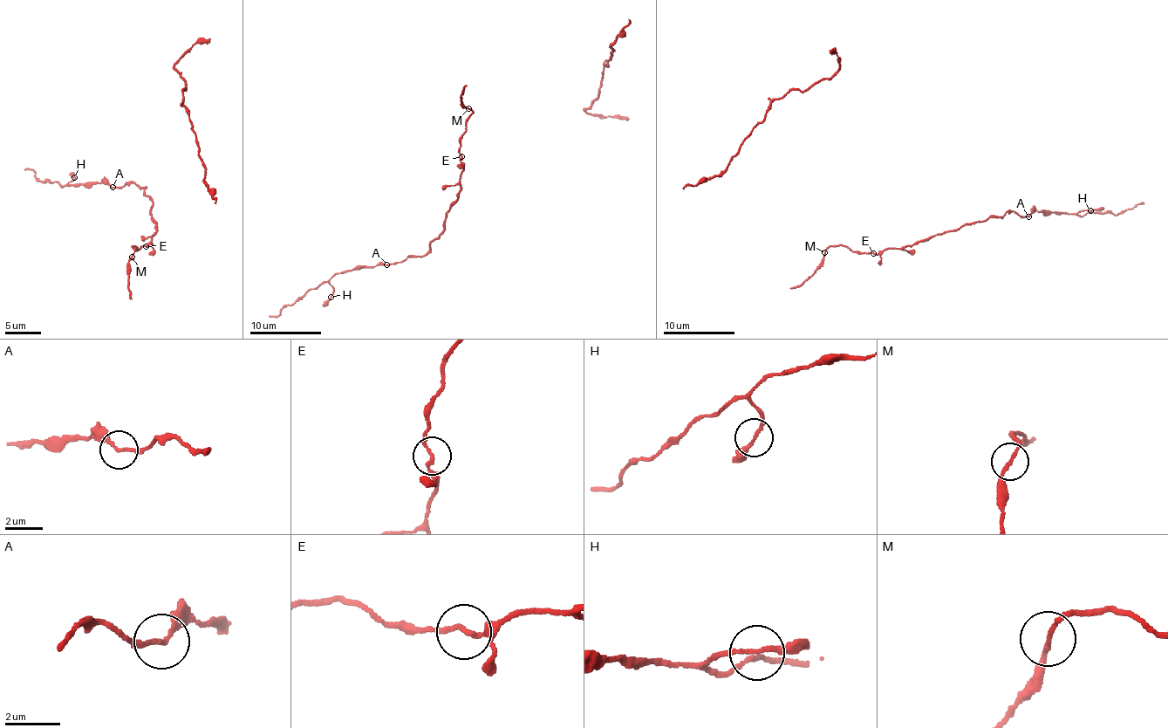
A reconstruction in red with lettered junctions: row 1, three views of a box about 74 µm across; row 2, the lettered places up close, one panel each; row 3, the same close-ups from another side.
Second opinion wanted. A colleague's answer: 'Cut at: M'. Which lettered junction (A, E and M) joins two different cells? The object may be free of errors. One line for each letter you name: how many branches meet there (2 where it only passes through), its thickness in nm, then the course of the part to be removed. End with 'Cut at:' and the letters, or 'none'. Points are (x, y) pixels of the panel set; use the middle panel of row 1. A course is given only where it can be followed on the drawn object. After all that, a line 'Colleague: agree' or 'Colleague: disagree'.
Cut at: none
Colleague: disagree

